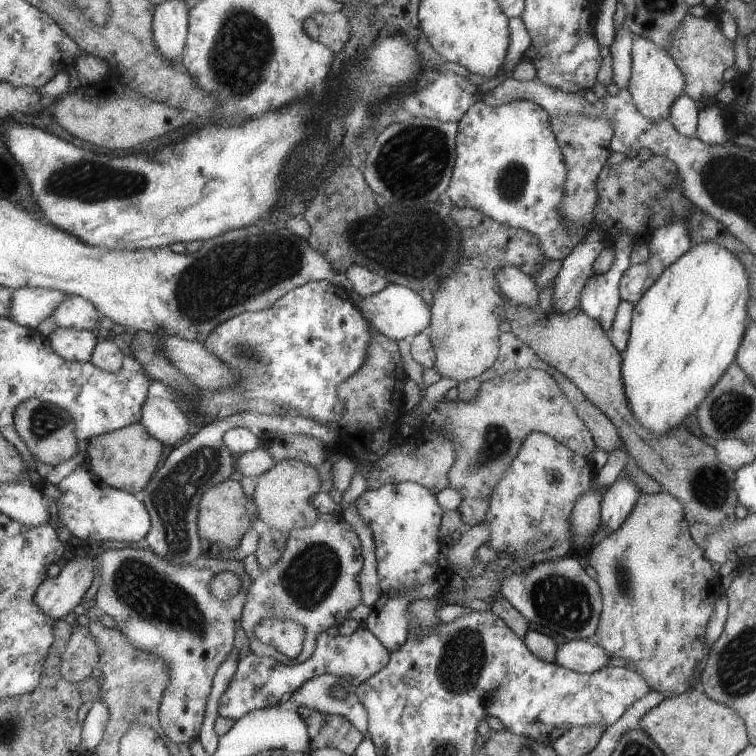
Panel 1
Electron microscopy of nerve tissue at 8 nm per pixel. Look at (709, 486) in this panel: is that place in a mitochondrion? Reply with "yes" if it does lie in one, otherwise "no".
yes

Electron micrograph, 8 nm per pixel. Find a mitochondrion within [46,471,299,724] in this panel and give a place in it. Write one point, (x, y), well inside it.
(143, 588)

